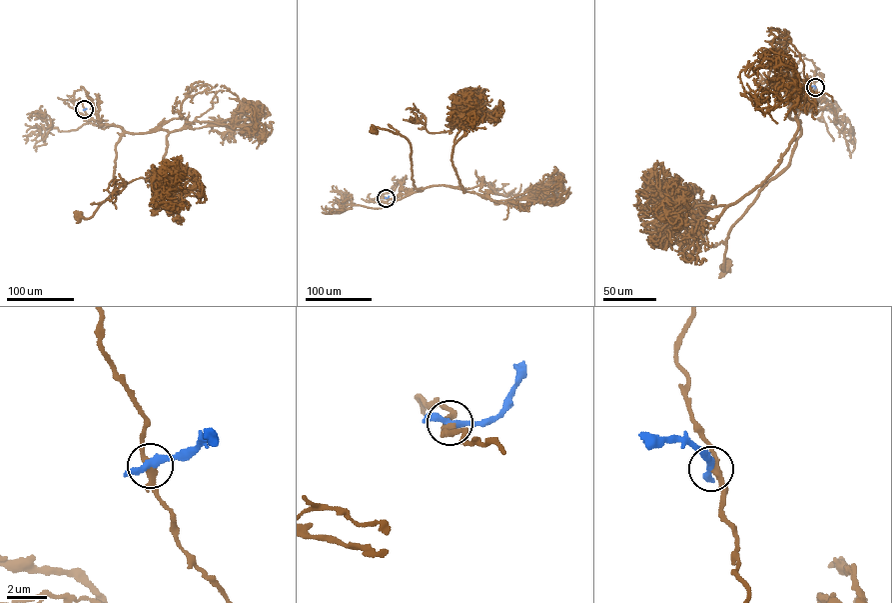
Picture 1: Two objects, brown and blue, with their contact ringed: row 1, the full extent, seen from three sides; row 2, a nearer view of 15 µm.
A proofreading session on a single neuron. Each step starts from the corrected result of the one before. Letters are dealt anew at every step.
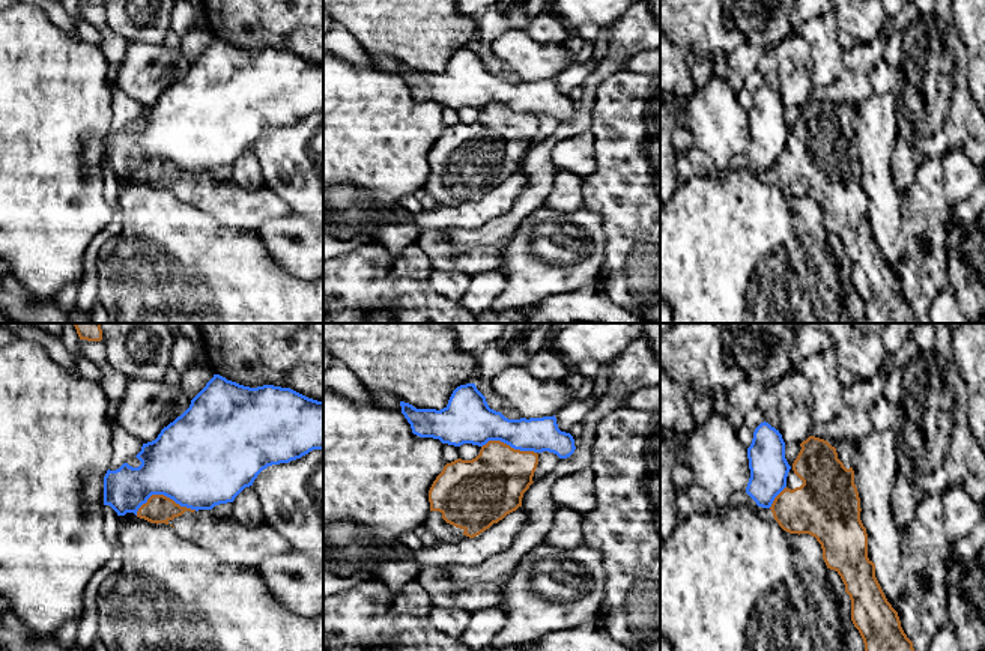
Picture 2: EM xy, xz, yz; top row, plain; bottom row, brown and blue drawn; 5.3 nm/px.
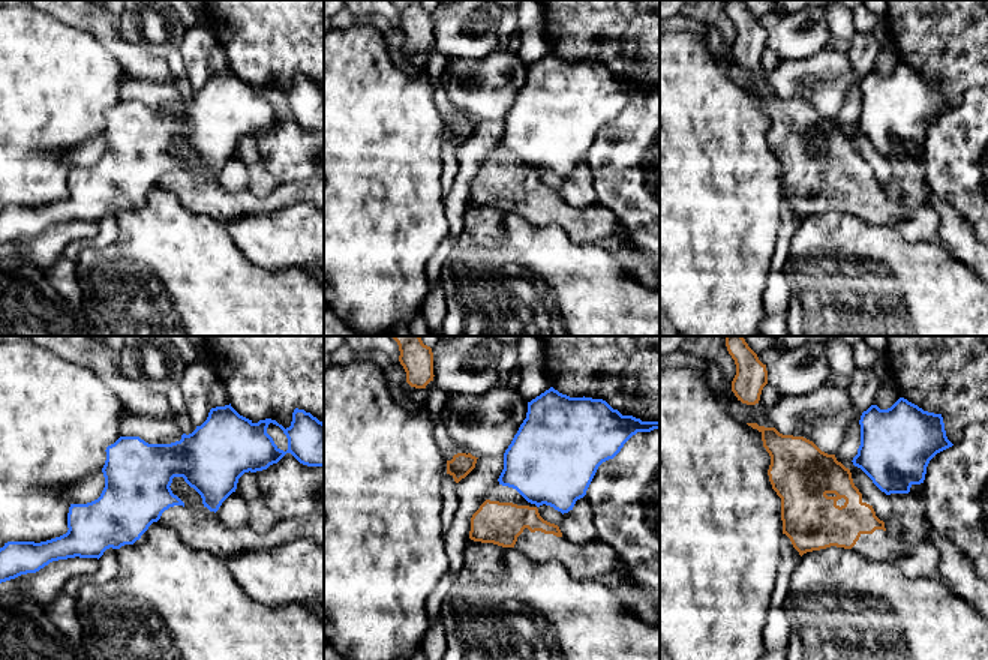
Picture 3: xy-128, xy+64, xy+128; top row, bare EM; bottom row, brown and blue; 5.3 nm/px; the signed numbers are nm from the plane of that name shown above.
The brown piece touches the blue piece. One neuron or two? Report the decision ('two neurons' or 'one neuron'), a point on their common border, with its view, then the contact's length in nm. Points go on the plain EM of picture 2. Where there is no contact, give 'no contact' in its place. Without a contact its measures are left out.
two neurons; meets brown in xy at (164, 160); contact 320 nm long

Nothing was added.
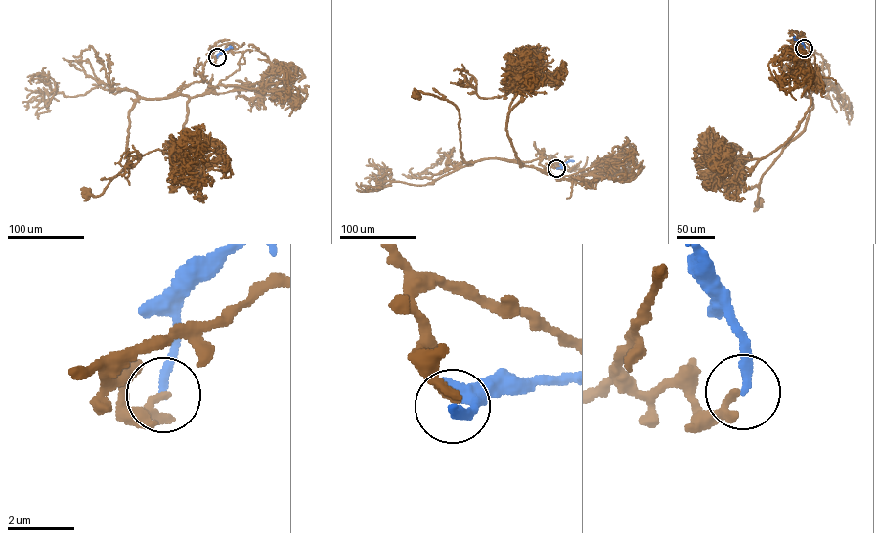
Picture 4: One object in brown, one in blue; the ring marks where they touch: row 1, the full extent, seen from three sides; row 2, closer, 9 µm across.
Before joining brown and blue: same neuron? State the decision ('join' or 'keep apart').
keep apart

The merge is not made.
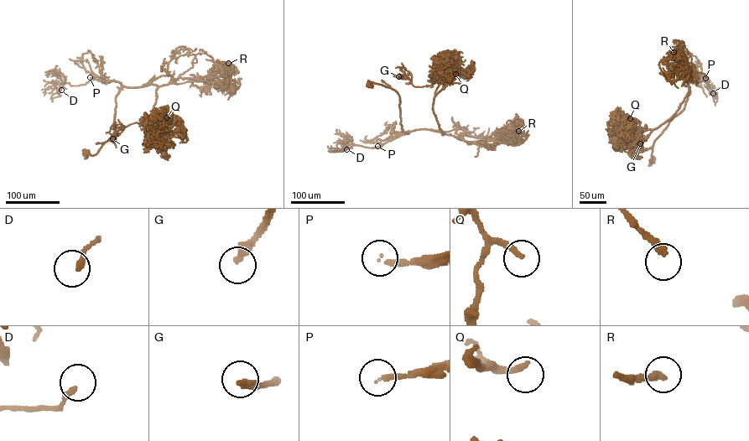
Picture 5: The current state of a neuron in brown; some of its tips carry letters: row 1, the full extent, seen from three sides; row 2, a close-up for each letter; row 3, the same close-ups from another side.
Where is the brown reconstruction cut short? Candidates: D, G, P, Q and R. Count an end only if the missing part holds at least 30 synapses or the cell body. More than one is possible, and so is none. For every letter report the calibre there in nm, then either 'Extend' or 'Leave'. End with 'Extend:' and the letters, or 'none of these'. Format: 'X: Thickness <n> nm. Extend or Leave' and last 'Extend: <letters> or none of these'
D: Thickness 220 nm. Leave
G: Thickness 320 nm. Extend
P: Thickness 200 nm. Extend
Q: Thickness 240 nm. Leave
R: Thickness 300 nm. Leave
Extend: G, P

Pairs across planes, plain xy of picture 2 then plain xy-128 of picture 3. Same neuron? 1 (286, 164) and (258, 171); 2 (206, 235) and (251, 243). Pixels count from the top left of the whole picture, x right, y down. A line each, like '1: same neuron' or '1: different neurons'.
1: different neurons
2: different neurons

